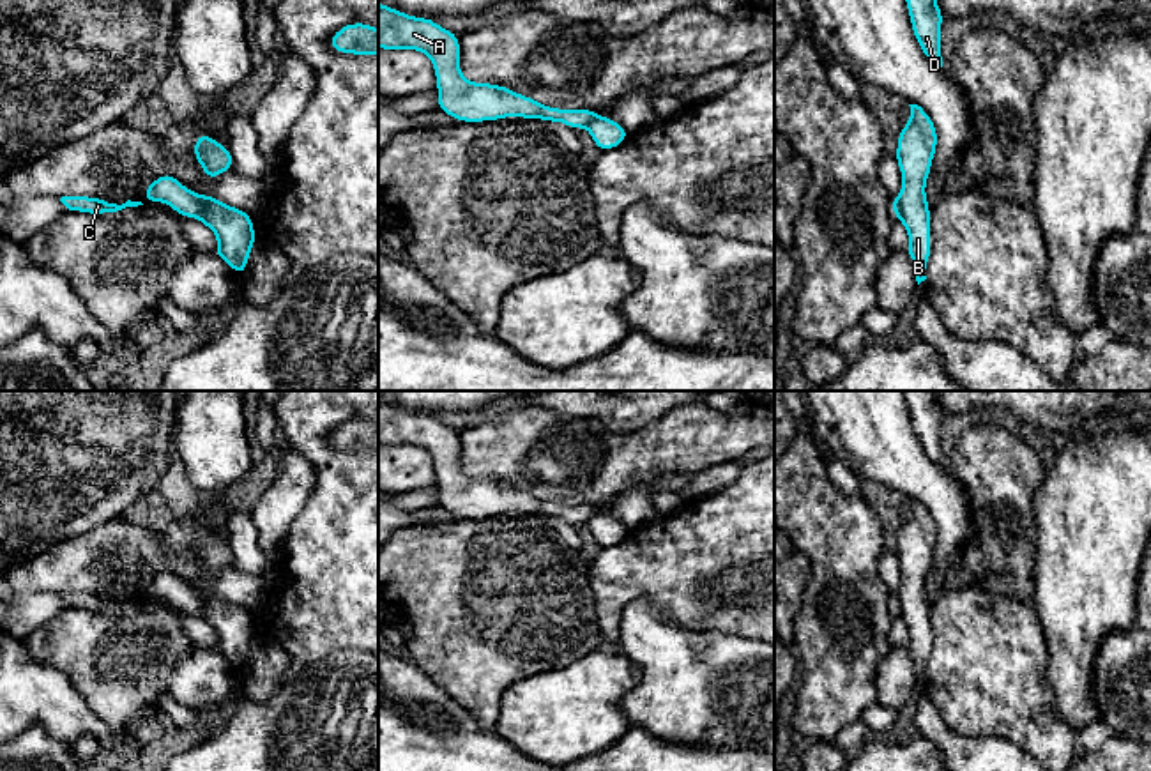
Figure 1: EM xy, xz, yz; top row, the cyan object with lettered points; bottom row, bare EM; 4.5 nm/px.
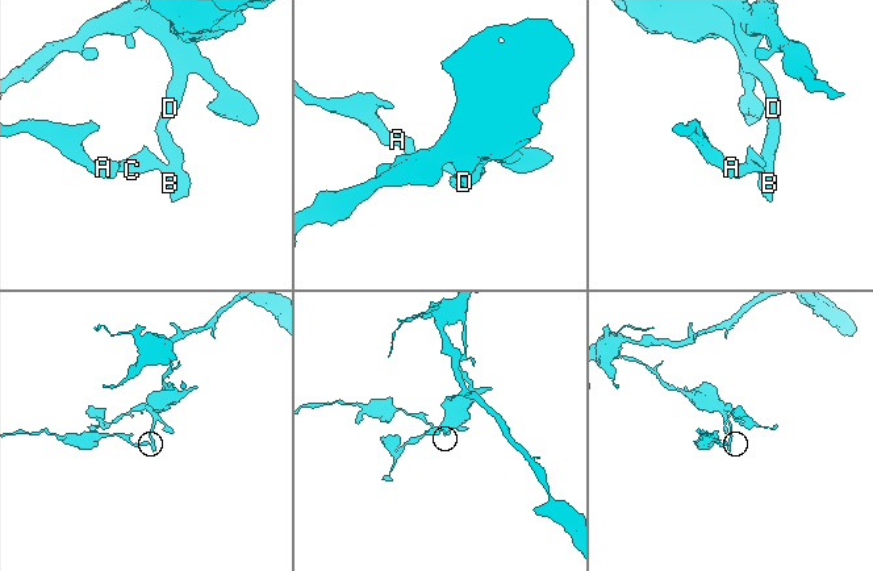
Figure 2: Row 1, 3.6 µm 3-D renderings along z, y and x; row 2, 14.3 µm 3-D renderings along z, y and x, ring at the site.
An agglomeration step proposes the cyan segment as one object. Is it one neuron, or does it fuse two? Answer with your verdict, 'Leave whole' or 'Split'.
Split

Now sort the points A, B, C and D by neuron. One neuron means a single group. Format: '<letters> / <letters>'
A C / B D

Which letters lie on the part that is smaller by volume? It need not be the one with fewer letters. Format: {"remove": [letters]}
{"remove": ["A", "C"]}

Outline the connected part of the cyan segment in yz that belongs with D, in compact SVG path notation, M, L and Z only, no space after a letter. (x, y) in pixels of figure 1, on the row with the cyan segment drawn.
M905 0L905 5L909 9L912 32L925 57L935 67L942 67L941 25L944 16L937 5L937 0Z

